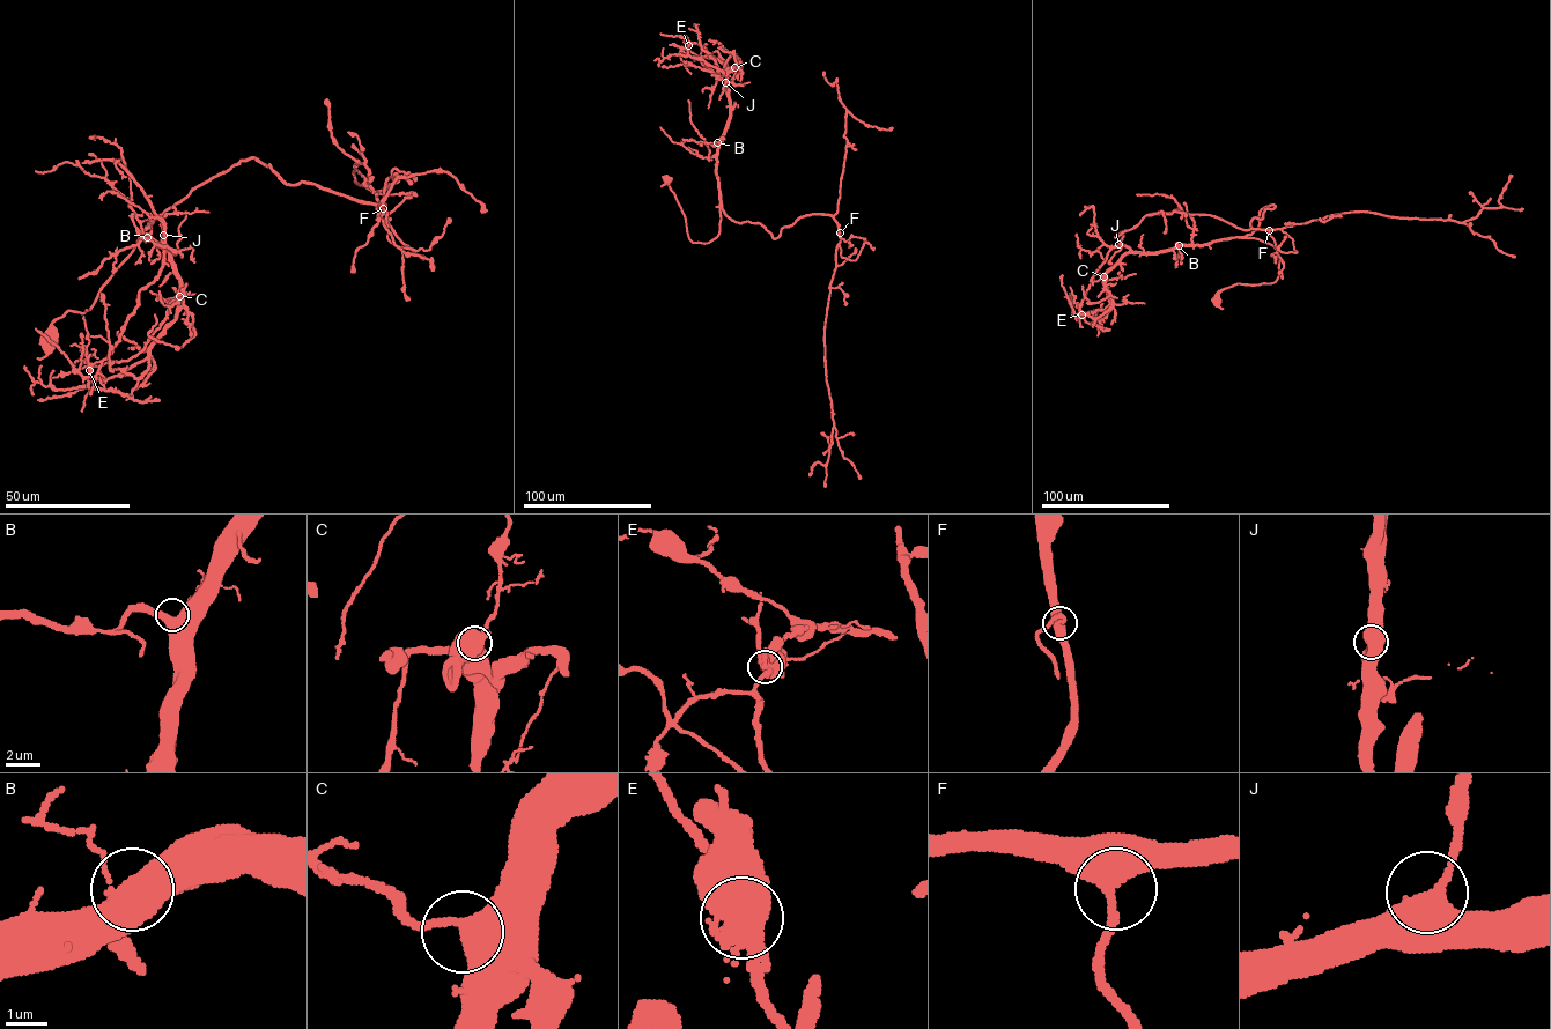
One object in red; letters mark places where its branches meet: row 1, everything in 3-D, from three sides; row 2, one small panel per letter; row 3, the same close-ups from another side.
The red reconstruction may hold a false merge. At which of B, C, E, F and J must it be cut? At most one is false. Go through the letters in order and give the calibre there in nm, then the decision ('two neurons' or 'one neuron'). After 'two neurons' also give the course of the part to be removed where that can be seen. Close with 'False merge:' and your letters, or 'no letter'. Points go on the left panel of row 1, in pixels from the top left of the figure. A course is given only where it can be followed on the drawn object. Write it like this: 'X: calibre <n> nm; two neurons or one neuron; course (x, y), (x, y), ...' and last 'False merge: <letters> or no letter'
B: calibre 550 nm; one neuron
C: calibre 500 nm; one neuron
E: calibre 600 nm; two neurons; course (89, 370), (91, 389), (80, 386), (54, 390), (34, 380), (24, 365)
F: calibre 480 nm; one neuron
J: calibre 550 nm; one neuron
False merge: E

